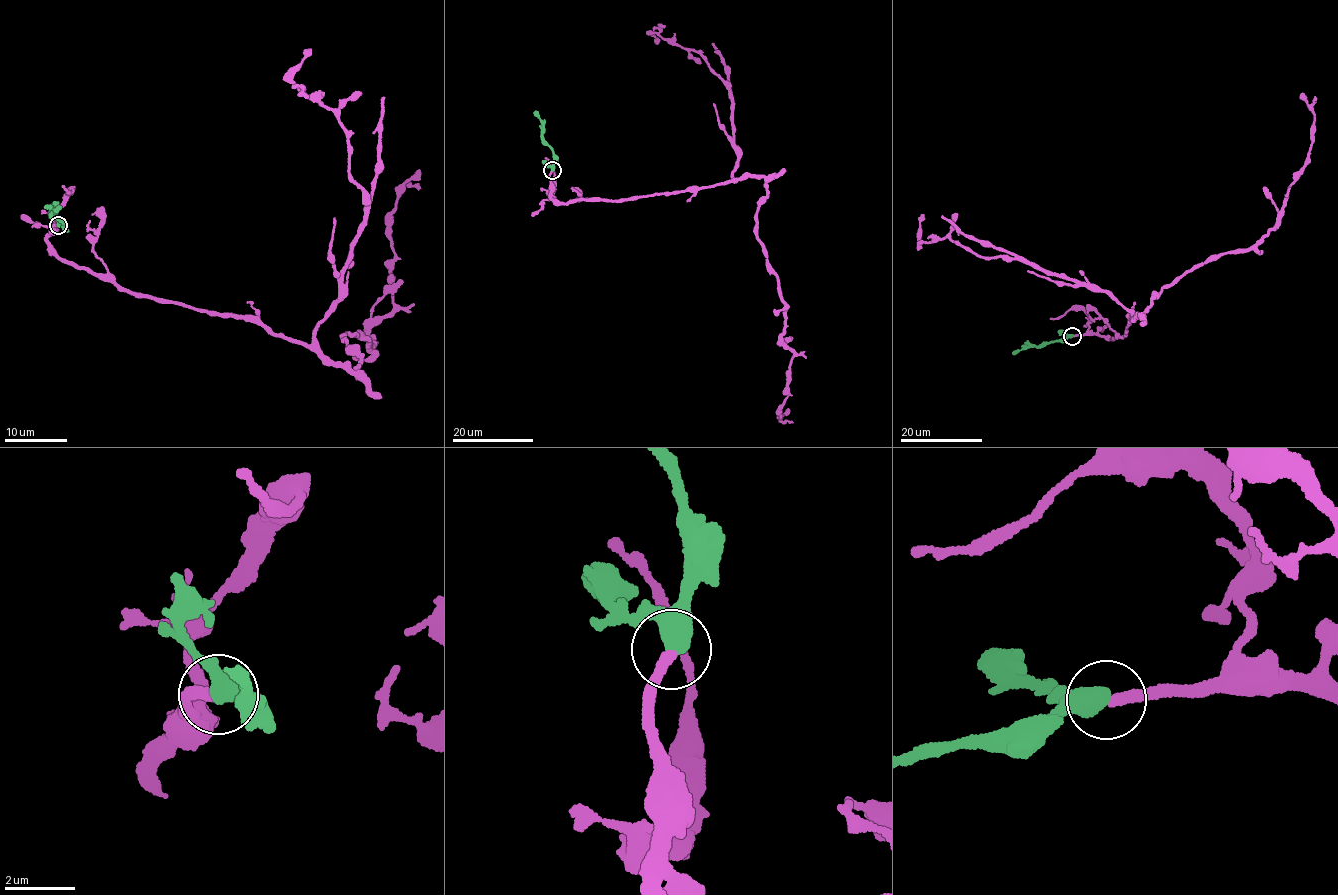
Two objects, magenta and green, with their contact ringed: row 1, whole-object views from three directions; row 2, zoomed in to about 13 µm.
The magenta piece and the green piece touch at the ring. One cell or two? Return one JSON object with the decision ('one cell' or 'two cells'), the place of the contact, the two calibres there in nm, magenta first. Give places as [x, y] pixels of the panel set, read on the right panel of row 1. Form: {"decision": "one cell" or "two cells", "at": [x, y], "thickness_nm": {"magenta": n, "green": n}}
{"decision": "one cell", "at": [1072, 336], "thickness_nm": {"magenta": 320, "green": 600}}

